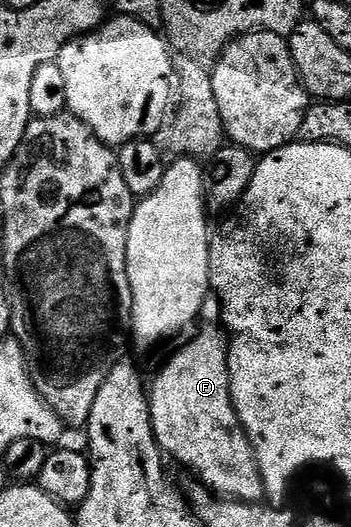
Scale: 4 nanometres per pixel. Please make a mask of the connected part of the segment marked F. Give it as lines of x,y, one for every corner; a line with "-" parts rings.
203,328
196,338
191,338
163,367
159,370
159,375
155,378
155,383
149,386
149,401
151,404
151,427
155,433
155,441
159,443
159,449
163,451
168,459
176,458
183,466
188,466
193,473
196,474
198,481
206,486
208,490
214,492
216,495
222,496
228,500
236,502
250,502
252,504
259,504
264,501
265,495
263,493
263,477
259,471
259,465
255,459
255,453
251,447
251,441
247,439
246,432
243,431
243,426
239,422
237,412
231,403
231,381
229,380
229,372
227,371
227,343
228,339
225,337
224,331
219,328

